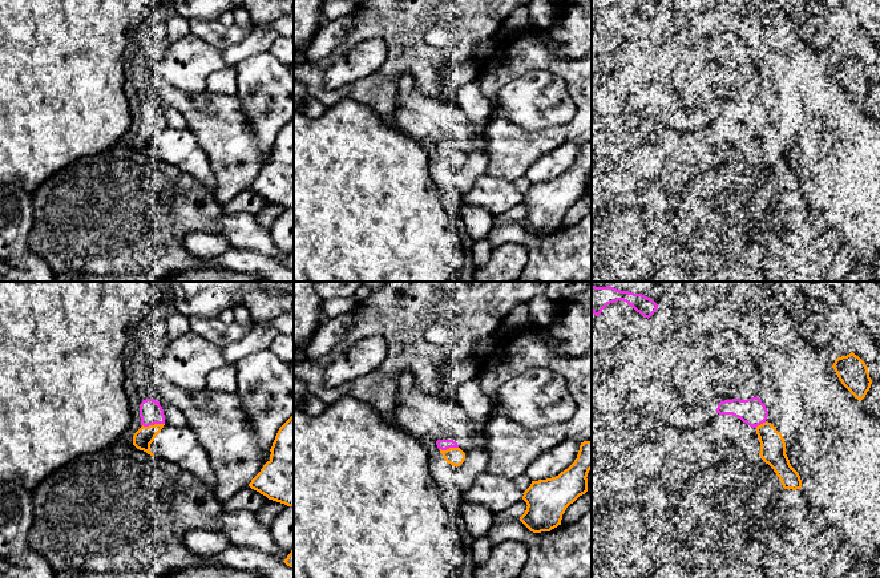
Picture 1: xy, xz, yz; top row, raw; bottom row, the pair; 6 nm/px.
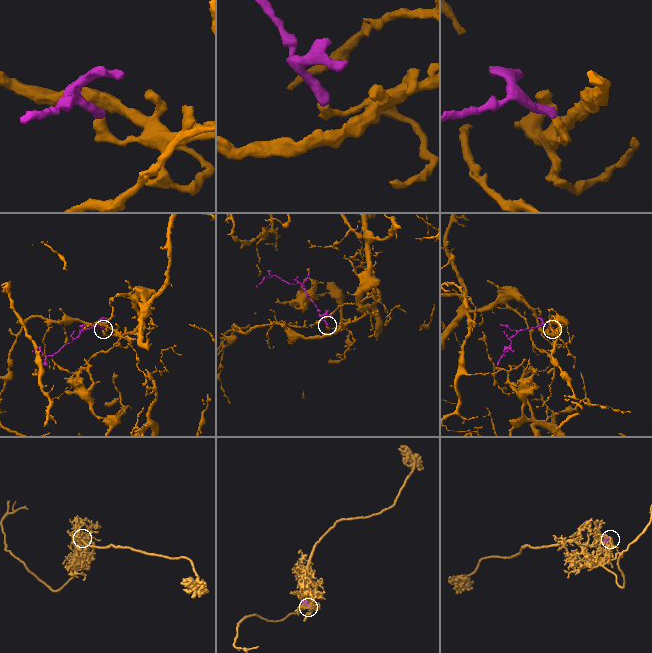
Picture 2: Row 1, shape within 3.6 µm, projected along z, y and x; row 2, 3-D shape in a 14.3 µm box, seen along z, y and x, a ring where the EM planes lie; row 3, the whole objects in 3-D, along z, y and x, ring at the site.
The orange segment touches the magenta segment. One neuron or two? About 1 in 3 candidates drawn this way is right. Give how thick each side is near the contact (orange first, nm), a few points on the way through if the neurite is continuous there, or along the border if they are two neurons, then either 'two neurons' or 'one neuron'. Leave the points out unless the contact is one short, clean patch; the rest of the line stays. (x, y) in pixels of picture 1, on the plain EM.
calibres 120 and 140 nm; one neuron

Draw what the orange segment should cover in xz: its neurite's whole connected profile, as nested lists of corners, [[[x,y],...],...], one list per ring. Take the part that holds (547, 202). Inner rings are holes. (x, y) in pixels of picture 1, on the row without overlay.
[[[584,144],[574,165],[561,174],[558,178],[532,183],[530,189],[522,195],[522,202],[526,205],[526,213],[520,219],[520,223],[533,235],[550,234],[561,227],[562,217],[566,210],[573,206],[580,198],[588,194],[588,175],[592,171],[592,144]]]

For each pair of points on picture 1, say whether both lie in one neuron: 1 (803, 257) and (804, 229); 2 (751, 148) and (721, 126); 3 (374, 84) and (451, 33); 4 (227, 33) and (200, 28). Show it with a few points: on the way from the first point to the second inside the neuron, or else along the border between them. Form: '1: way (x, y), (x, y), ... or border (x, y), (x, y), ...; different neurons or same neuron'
1: border (779, 225), (808, 235); different neurons
2: way (743, 140), (729, 129); same neuron
3: way (392, 68), (427, 33), (432, 33); same neuron
4: way (221, 33), (206, 29); same neuron

